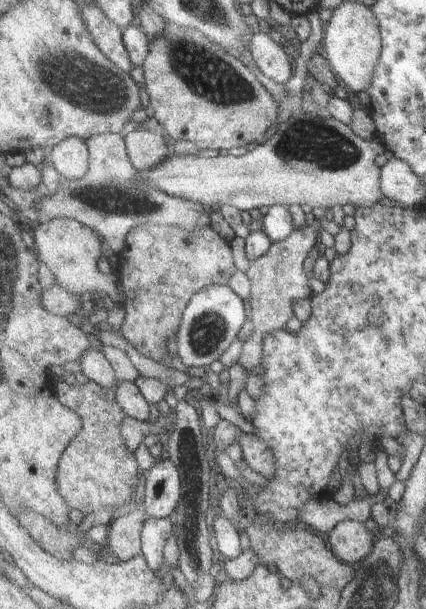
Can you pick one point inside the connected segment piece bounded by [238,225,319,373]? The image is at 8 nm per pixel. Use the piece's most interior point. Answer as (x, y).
(278, 280)

